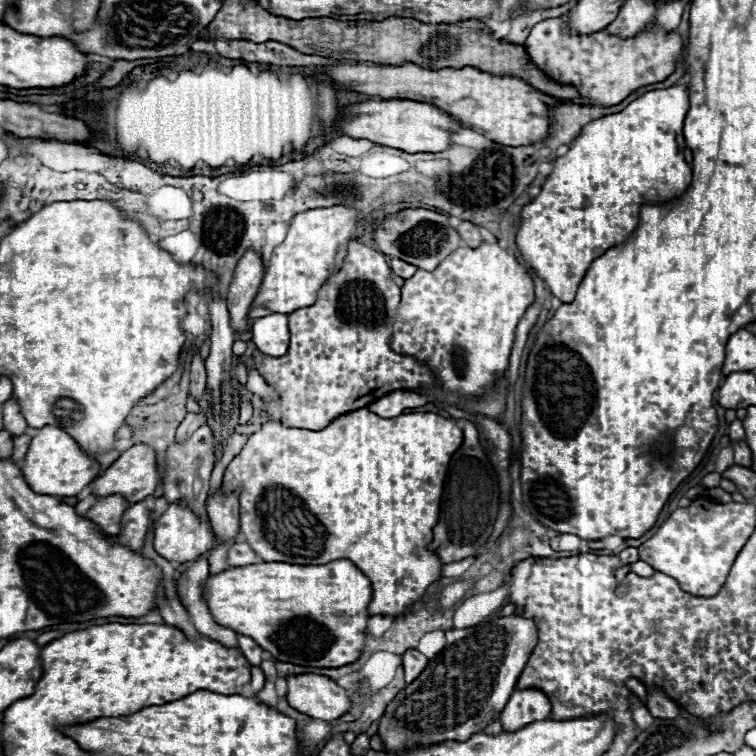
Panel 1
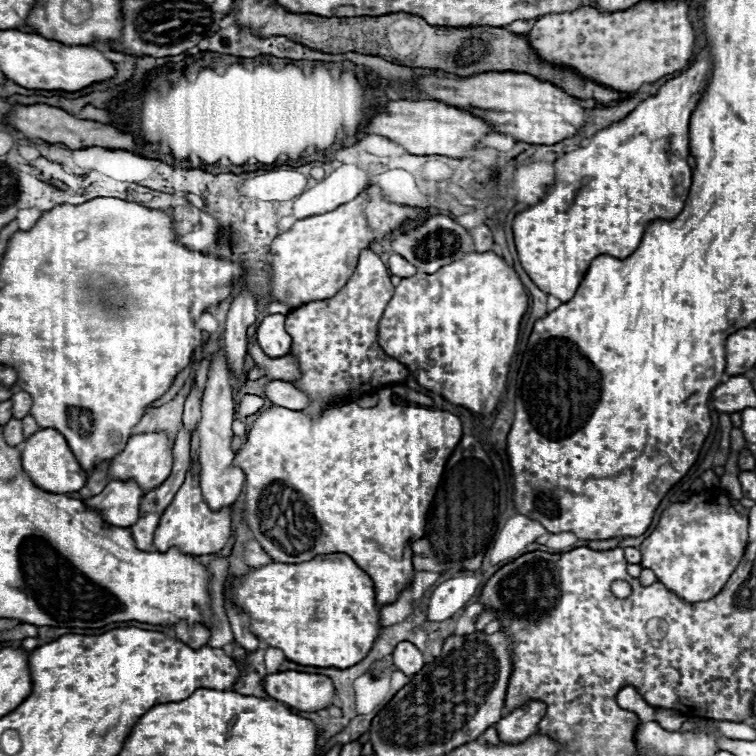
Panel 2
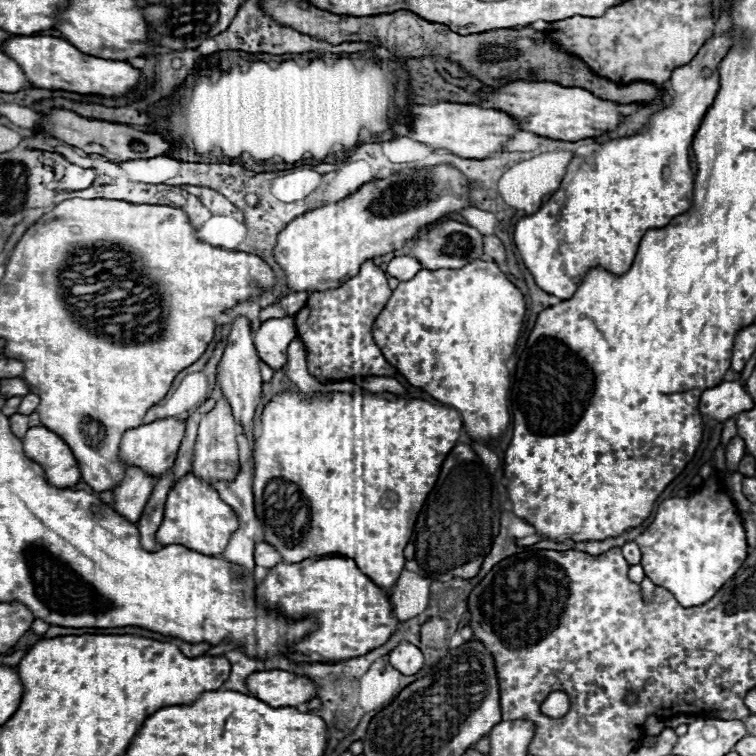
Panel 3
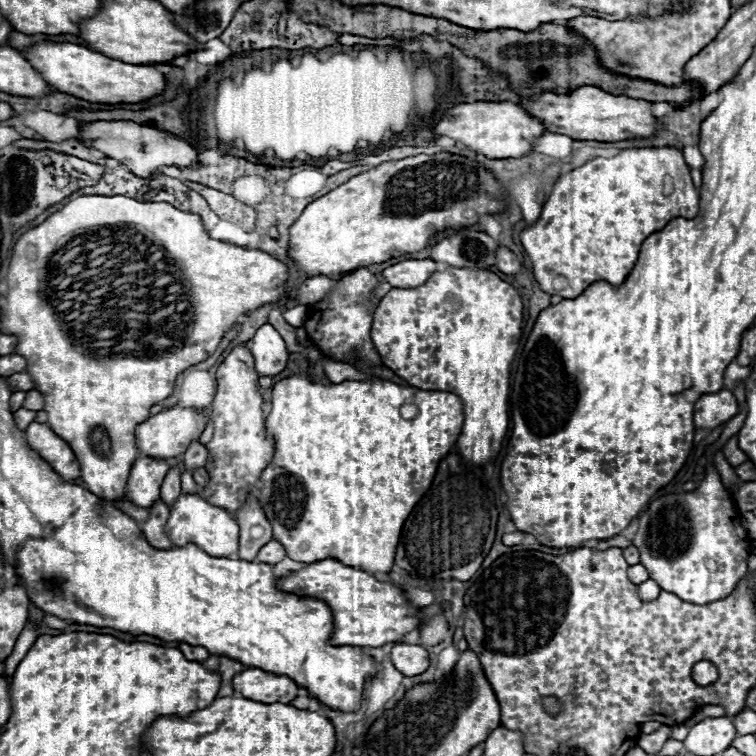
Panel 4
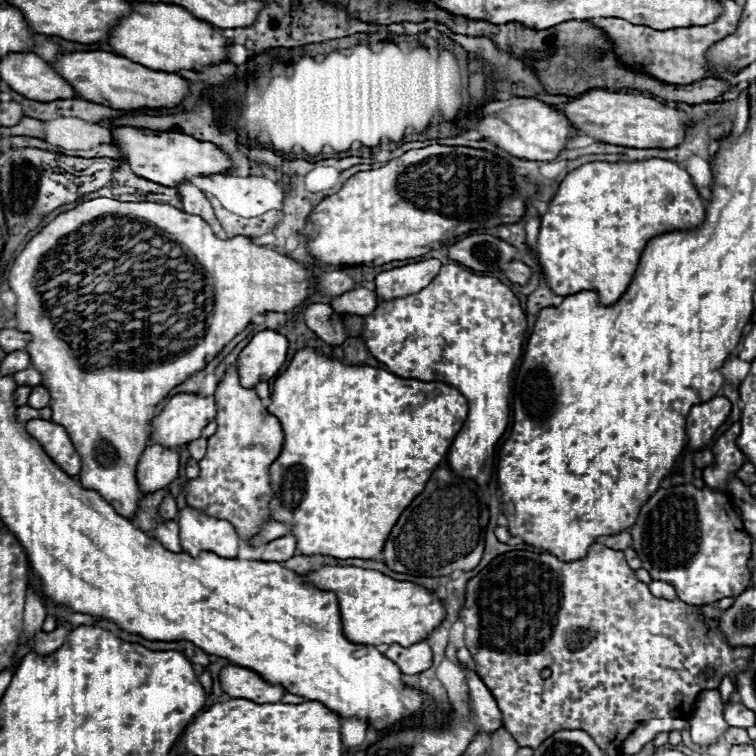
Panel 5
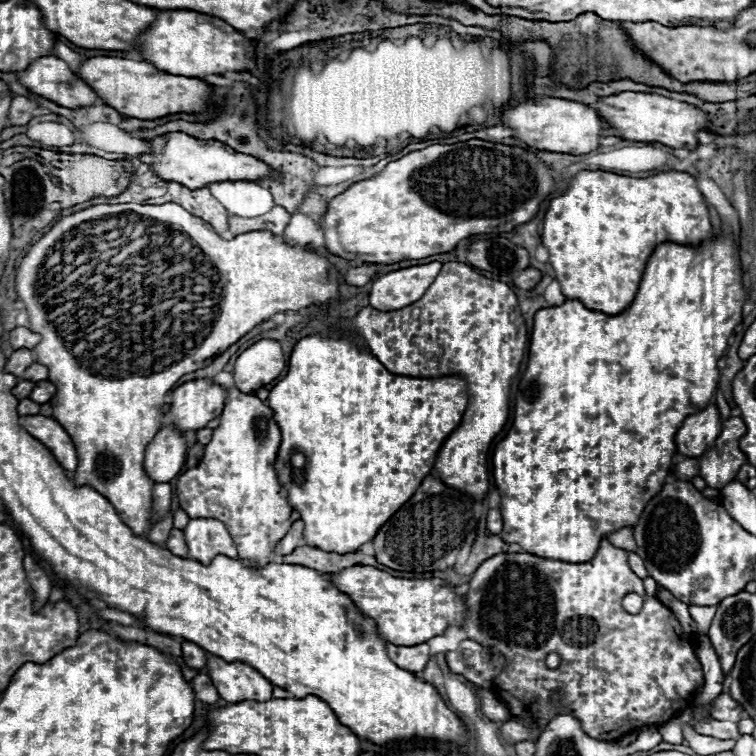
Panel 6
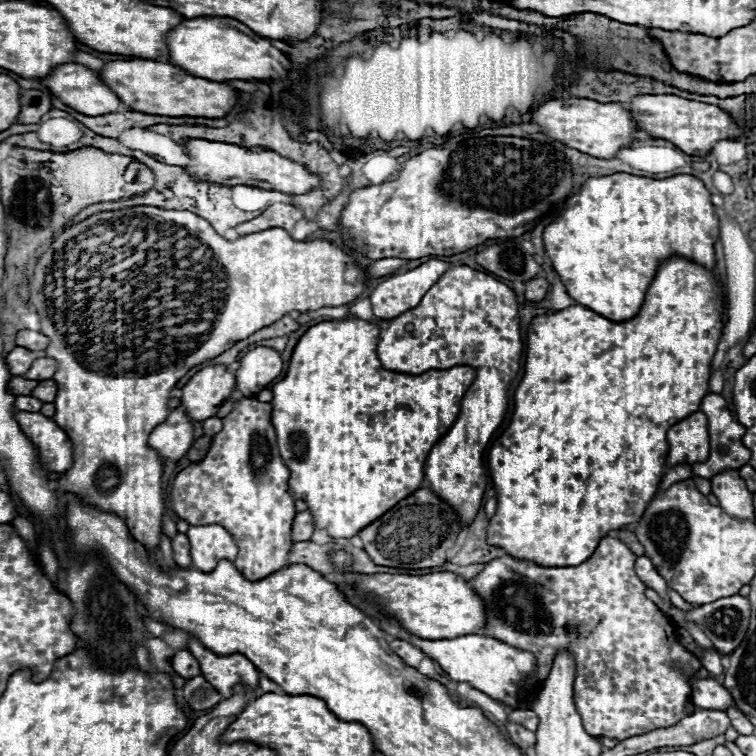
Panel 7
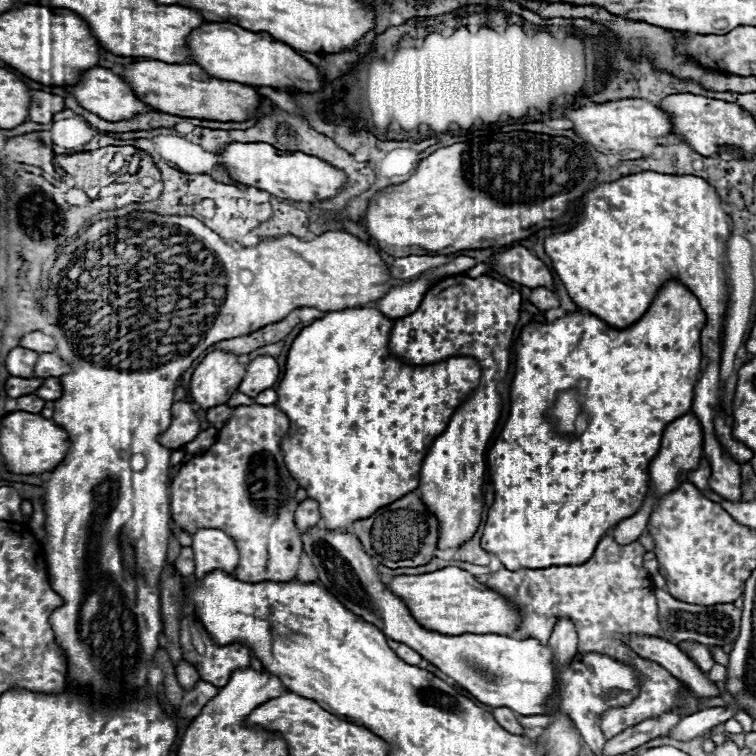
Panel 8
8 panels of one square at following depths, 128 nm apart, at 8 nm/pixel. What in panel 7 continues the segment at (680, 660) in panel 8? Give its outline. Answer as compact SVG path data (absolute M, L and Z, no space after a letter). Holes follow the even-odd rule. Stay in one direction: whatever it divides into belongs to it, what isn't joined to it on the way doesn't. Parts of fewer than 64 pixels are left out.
M692 676L690 684L692 684L692 698L694 698L696 708L726 712L728 708L734 706L734 700L732 700L730 692L718 680L712 680L712 678L696 680Z

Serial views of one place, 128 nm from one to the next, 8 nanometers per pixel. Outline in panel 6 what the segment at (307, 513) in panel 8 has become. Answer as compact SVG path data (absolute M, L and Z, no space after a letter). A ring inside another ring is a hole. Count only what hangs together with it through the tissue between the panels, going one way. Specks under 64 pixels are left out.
M298 520L292 524L292 528L288 530L288 534L276 544L274 554L276 556L286 556L290 552L294 552L298 546L302 546L302 532L304 532L304 522Z

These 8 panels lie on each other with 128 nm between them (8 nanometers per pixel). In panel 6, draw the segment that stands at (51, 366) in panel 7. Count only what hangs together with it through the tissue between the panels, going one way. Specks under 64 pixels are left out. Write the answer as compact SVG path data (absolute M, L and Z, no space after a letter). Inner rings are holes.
M32 364L18 380L30 380L30 382L40 382L48 378L48 370L42 364Z

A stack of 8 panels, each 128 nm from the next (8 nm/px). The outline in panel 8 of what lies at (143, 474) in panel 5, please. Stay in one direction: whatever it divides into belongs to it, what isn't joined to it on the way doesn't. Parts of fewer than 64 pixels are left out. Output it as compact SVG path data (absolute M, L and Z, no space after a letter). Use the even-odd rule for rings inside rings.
M174 402L172 424L158 436L158 442L170 450L178 450L192 442L200 432L200 420L190 402Z

